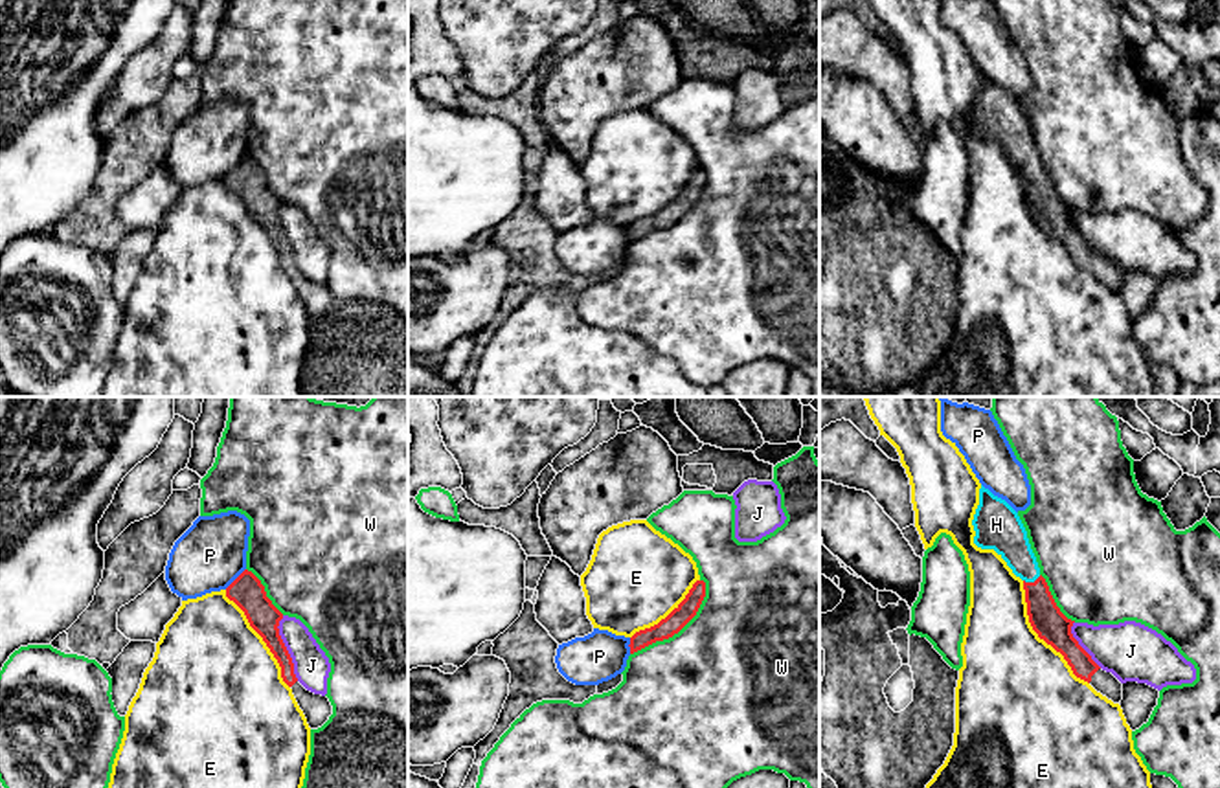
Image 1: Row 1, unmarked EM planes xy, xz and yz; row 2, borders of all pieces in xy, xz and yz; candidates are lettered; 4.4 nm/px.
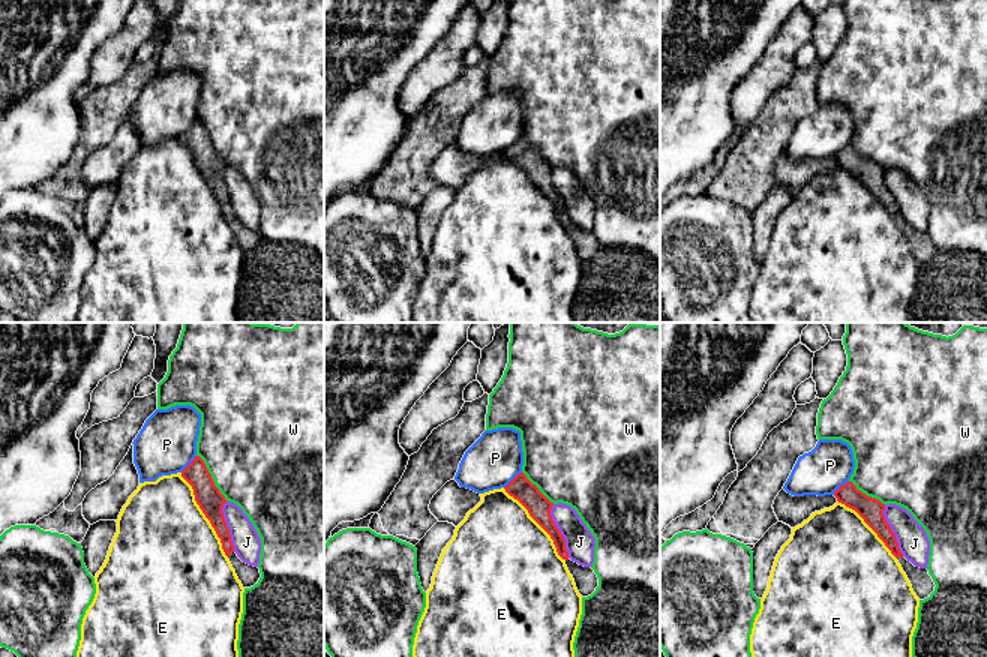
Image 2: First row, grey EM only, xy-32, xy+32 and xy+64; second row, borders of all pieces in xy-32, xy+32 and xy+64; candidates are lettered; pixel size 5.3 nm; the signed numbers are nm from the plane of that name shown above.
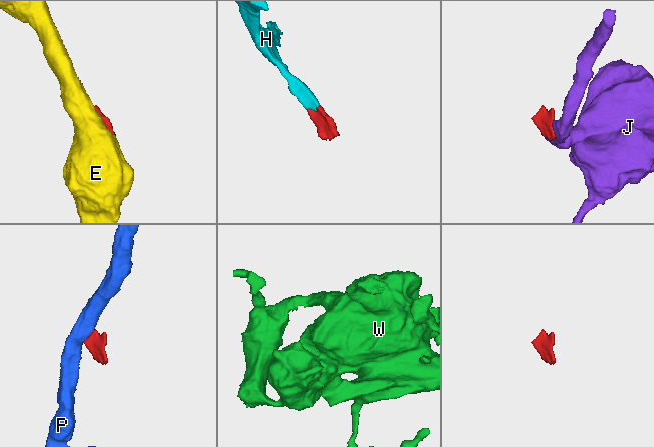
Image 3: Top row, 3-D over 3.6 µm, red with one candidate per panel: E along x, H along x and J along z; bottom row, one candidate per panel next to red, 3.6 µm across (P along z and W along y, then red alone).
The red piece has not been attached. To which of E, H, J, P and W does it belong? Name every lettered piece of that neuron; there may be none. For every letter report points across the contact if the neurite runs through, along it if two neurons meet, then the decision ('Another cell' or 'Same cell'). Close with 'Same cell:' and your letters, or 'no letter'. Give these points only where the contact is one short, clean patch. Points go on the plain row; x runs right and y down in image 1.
E: Another cell
H: Path across: yz (1048, 210), (1031, 171), (1029, 160), (1004, 122). Same cell
J: Another cell
P: Boundary: xy (245, 157), (225, 177). Another cell
W: Another cell
Same cell: H

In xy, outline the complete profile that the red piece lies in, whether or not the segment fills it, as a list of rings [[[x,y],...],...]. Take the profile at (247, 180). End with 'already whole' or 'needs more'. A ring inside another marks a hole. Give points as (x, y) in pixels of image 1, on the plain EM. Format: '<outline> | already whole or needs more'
[[[244,158],[228,176],[226,186],[233,189],[246,204],[250,215],[263,226],[281,255],[283,270],[292,277],[292,283],[303,299],[311,318],[322,316],[333,303],[333,294],[327,285],[307,279],[294,263],[292,246],[279,224],[279,209],[283,202],[266,186],[261,169]]] | needs more

